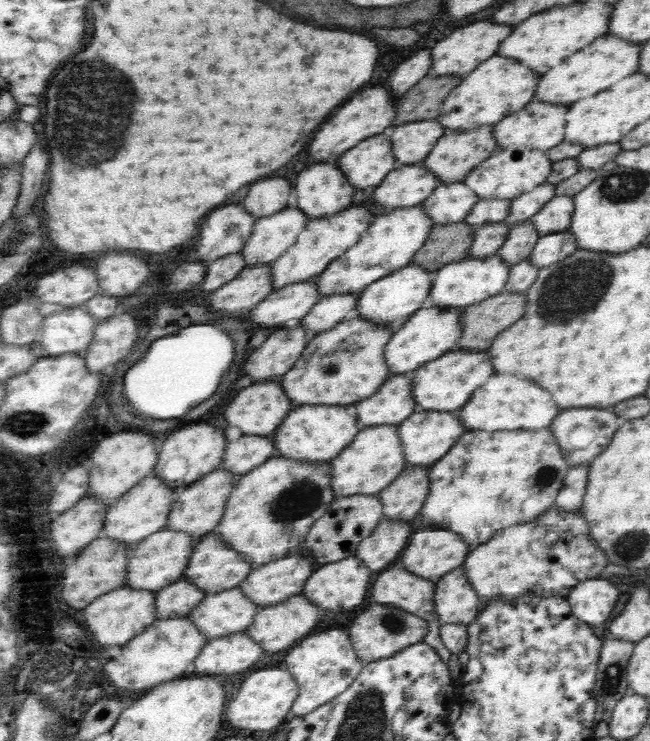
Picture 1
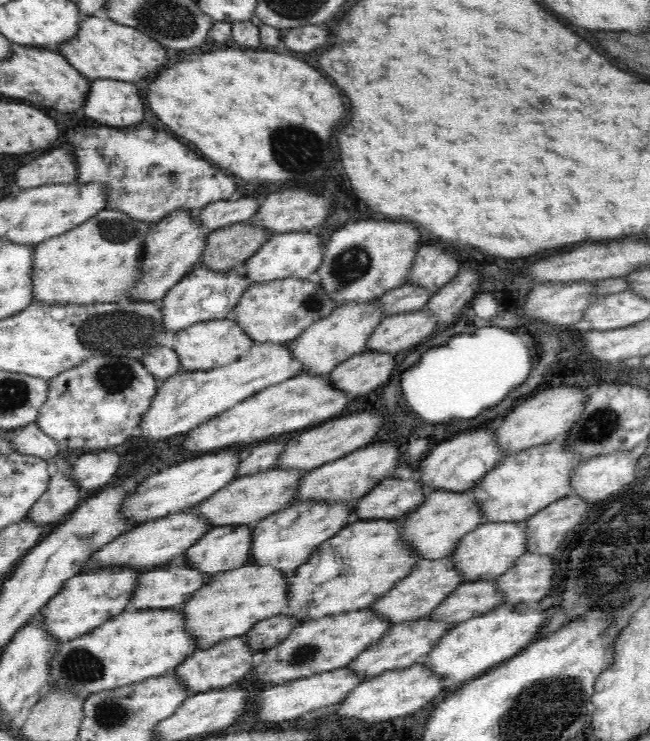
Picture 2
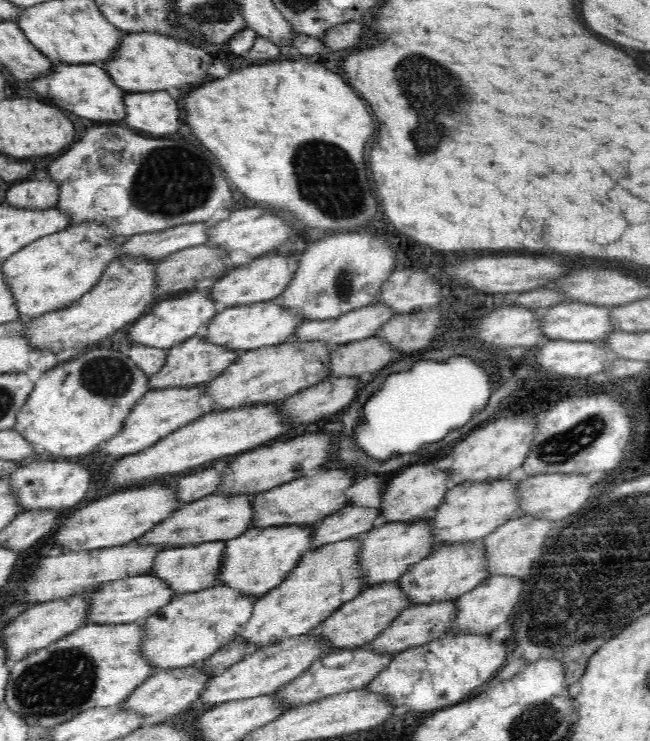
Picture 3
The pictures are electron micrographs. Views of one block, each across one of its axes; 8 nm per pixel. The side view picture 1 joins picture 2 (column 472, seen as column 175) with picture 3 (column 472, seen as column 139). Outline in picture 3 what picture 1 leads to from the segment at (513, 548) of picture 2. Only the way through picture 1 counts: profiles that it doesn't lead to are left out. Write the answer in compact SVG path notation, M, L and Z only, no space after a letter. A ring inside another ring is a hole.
M482 541L468 545L442 545L422 560L411 564L395 582L403 599L410 607L430 606L430 604L453 602L462 593L476 588L487 576L481 554Z

